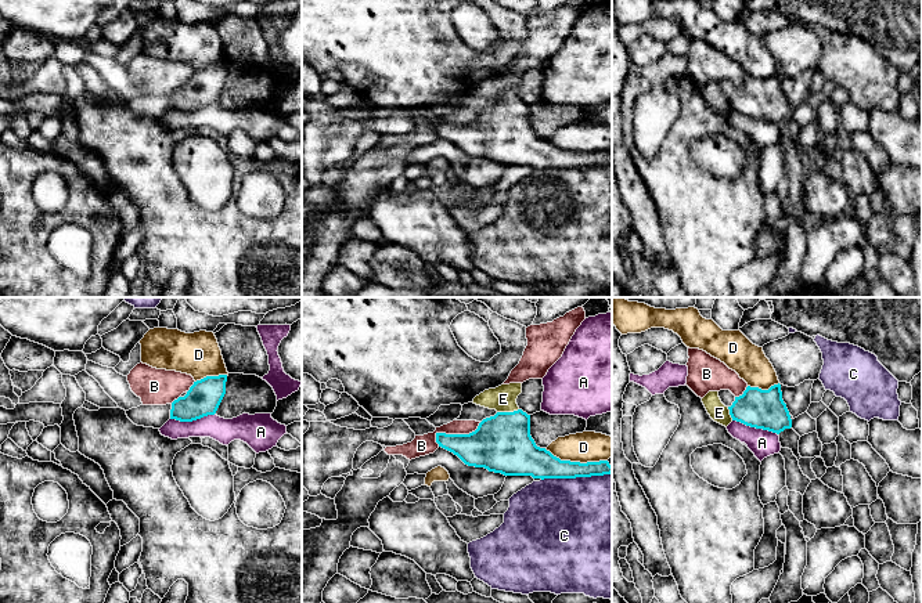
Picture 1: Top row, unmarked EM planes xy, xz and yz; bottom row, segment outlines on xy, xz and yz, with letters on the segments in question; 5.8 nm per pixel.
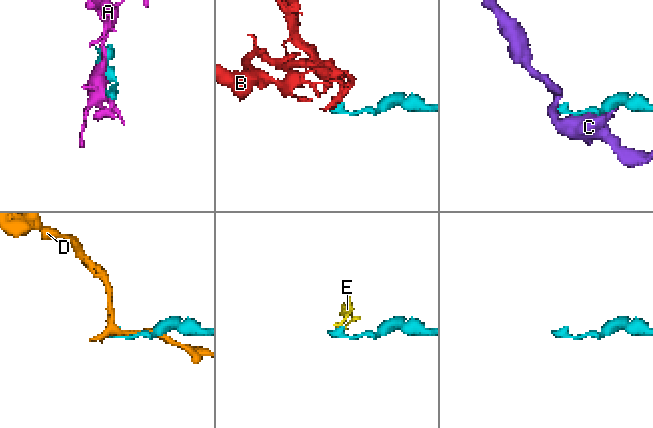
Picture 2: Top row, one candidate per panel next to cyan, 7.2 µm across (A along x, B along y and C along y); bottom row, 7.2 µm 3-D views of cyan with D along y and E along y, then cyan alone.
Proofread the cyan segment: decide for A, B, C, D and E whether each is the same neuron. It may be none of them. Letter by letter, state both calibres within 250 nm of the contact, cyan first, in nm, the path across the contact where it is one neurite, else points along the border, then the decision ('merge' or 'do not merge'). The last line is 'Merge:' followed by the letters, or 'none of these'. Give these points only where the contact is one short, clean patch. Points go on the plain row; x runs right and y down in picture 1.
A: calibres 200 and 140 nm; do not merge
B: calibres 300 and 120 nm; do not merge
C: calibres 180 and 480 nm; do not merge
D: calibres 180 and 180 nm; do not merge
E: calibres 340 and 160 nm; way xz (503, 134), (507, 125), (507, 103), (503, 89); merge
Merge: E

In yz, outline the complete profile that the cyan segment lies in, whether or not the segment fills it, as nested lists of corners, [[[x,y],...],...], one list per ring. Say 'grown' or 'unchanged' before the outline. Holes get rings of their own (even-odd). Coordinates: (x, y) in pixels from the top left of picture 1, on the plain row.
grown; [[[779,73],[768,80],[748,76],[742,86],[735,87],[731,97],[721,93],[718,82],[709,82],[702,93],[710,108],[725,118],[732,111],[777,124],[792,118]]]

